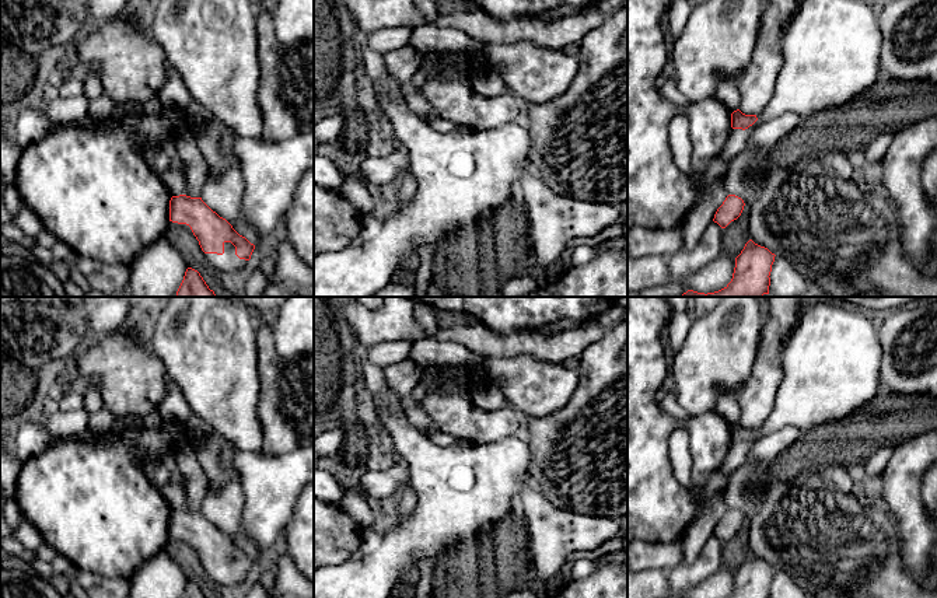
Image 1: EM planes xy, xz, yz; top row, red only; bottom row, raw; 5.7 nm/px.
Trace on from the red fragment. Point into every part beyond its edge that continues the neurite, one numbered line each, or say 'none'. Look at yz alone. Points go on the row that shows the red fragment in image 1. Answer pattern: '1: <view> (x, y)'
none

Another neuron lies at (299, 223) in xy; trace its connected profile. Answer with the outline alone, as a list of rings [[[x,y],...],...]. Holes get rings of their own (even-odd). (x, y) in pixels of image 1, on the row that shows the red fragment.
[[[314,169],[297,186],[294,202],[283,218],[283,234],[303,262],[314,269]]]

